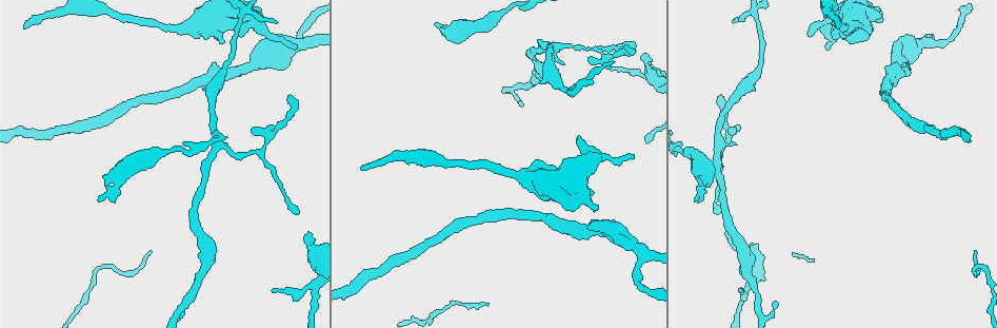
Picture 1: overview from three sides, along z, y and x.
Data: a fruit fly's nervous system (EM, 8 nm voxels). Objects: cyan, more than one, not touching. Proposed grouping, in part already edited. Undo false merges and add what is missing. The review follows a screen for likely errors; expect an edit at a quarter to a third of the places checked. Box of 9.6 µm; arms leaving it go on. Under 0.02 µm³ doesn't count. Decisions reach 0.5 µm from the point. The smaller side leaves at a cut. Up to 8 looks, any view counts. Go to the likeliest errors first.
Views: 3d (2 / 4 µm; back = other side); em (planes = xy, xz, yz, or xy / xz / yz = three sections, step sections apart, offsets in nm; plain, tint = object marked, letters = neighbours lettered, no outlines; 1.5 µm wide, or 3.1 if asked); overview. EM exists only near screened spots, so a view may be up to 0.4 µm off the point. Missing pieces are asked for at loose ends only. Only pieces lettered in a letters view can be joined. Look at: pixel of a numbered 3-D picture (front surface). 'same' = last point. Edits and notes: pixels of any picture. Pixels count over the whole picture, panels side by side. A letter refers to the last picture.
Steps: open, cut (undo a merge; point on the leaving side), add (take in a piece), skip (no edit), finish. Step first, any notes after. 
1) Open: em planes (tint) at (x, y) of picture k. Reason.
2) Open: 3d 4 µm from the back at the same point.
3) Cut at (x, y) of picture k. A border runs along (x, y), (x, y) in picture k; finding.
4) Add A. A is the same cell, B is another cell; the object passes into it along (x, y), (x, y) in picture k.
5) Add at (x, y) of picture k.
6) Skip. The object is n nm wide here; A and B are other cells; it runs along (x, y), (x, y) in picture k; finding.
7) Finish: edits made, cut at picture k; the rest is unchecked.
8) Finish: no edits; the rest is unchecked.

Open: 3d 2 µm at (306, 233) of picture 1.

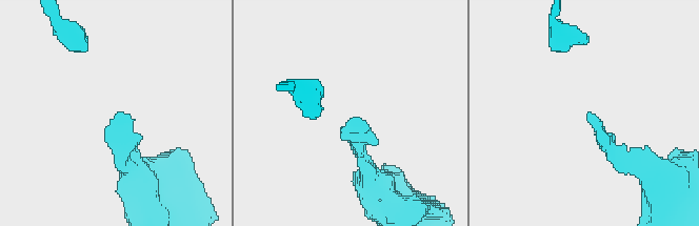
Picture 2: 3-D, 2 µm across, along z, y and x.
Open: em planes (letters) at (588, 113) of picture 2.

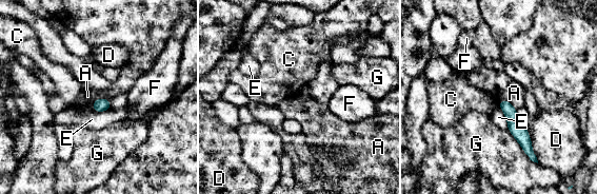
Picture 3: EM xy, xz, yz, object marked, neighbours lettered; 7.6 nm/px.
Skip. The longest contact is with G, 360 nm; A, C, D, E, F and G are other cells; no lettered piece goes on from it.

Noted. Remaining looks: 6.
Open: em xy step 4 (tint) at (241, 36) of picture 1. Free end.

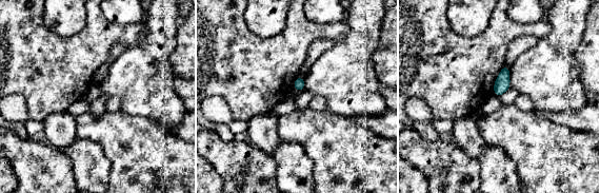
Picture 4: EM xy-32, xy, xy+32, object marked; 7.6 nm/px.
Open: em planes (letters) at the same point.

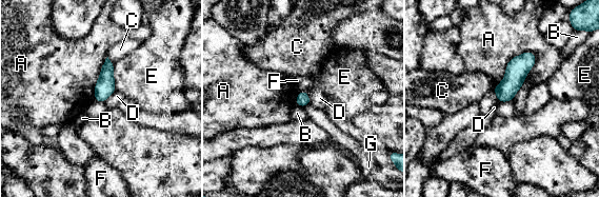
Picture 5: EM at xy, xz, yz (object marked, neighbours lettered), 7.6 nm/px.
Skip. The longest contact is with A, 420 nm; A, B, C, D, E, F and G are other cells; none of them fits.

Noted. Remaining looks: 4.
Open: em planes (letters) at (289, 99) of picture 1. Free end.

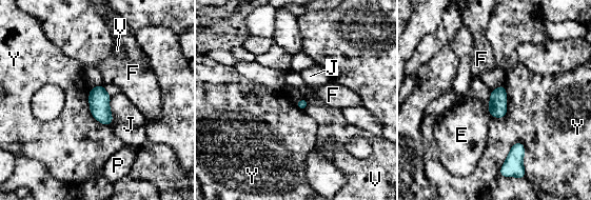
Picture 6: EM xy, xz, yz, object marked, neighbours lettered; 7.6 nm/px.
Skip. E, F, J, P, V and Y are other cells; a border runs along (521, 141), (513, 144), (498, 173) in picture 6; no lettered piece goes on from it.

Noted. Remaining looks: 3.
Finish: no edits; the rest is unchecked.

